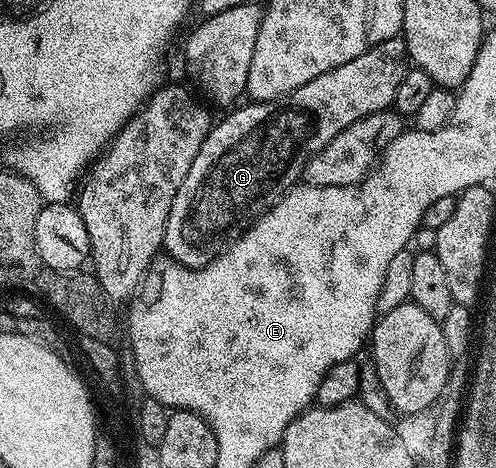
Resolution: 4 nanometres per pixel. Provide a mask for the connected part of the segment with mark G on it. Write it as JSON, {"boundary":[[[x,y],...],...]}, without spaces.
{"boundary":[[[404,38],[388,39],[359,53],[359,57],[355,57],[355,61],[347,61],[347,65],[339,65],[327,73],[319,73],[315,81],[307,81],[307,85],[287,93],[282,99],[272,99],[266,103],[249,101],[246,102],[246,107],[234,106],[226,119],[221,119],[218,123],[216,120],[210,126],[199,153],[195,153],[195,161],[191,161],[191,169],[187,169],[187,177],[183,177],[179,193],[175,193],[175,201],[171,201],[171,213],[167,217],[163,244],[168,258],[174,263],[182,263],[184,267],[208,265],[211,258],[209,250],[212,249],[213,242],[224,231],[236,232],[250,226],[253,220],[274,207],[292,187],[298,186],[309,158],[317,155],[319,149],[323,149],[323,145],[331,141],[331,137],[343,133],[347,125],[371,113],[390,110],[395,89],[399,89],[399,81],[403,81],[405,72],[410,67],[411,60]]]}

